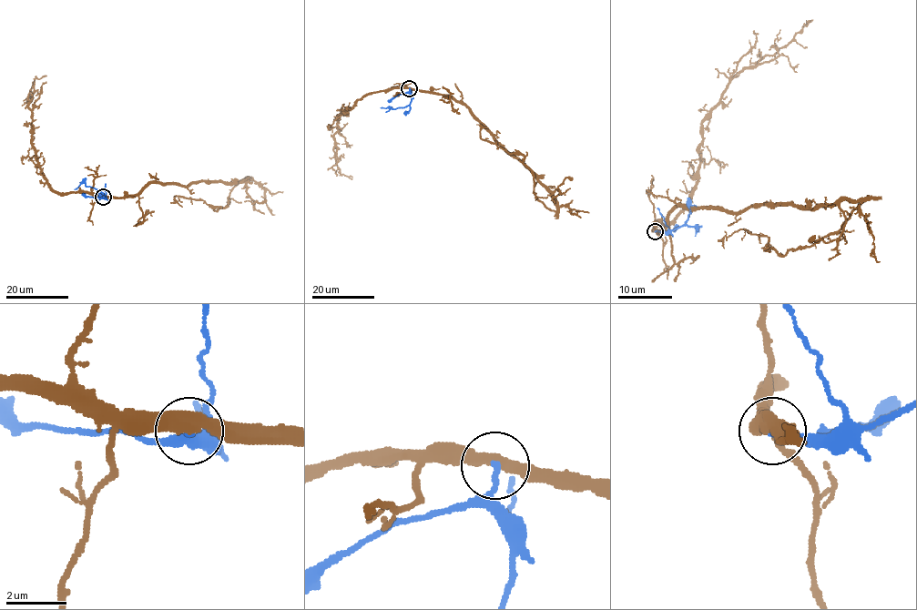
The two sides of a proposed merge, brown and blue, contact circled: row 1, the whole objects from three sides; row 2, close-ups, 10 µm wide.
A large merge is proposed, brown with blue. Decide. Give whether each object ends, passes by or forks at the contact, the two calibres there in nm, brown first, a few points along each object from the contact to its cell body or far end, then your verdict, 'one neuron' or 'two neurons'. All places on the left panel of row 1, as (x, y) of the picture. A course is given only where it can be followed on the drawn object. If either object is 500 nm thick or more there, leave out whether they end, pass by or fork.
brown passes by; blue ends; calibres 440 and 200 nm; course brown (103, 197), (138, 194), (155, 182), (234, 184), (250, 177), (218, 210), (202, 200), (174, 197), (182, 207); course blue (103, 197), (85, 182), (75, 189); two neurons

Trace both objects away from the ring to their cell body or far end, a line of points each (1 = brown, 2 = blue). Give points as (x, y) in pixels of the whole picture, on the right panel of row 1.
1: (656, 230), (677, 206), (817, 208), (869, 197), (810, 246), (780, 255), (745, 229), (723, 249)
2: (656, 230), (677, 229), (688, 219), (689, 206), (688, 218)

